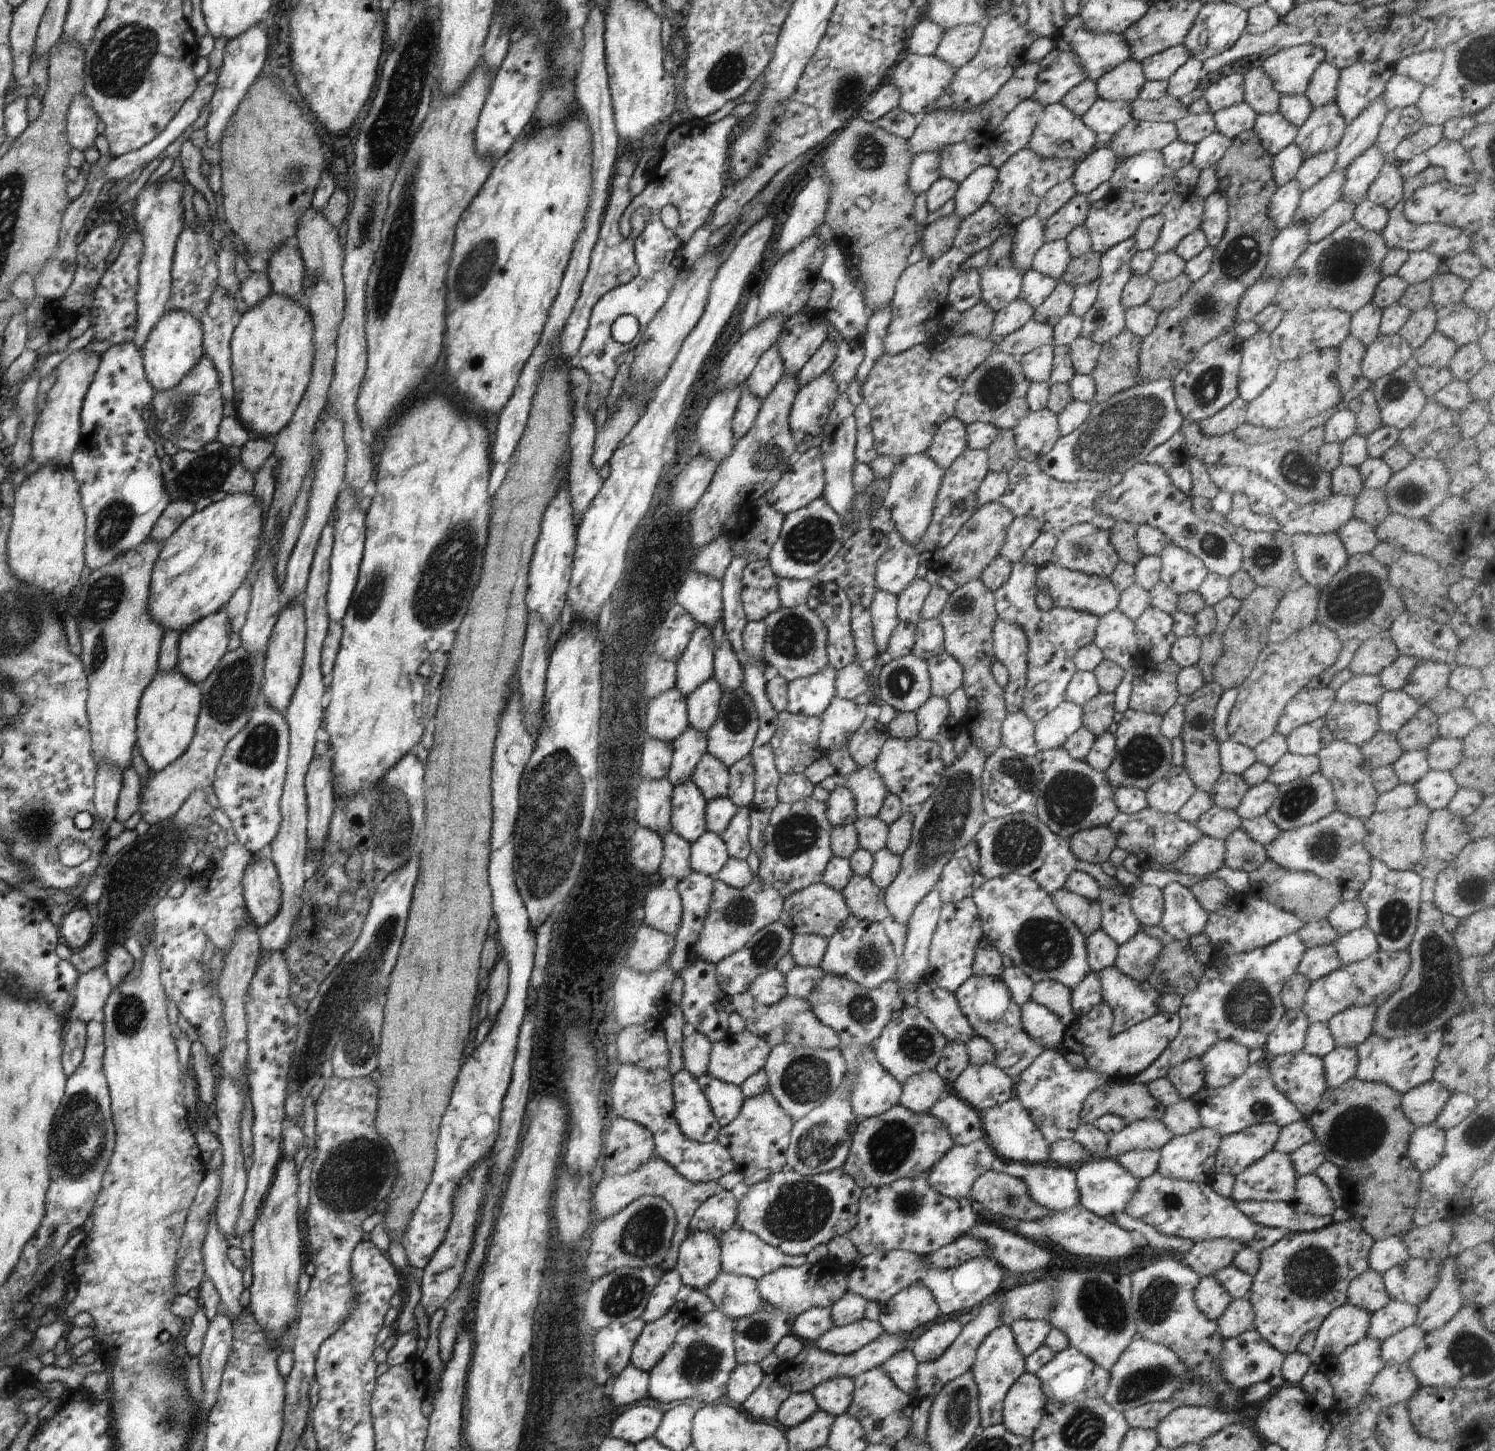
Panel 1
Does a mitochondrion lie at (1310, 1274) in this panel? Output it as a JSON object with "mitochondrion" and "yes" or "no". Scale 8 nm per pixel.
{"mitochondrion":"yes"}

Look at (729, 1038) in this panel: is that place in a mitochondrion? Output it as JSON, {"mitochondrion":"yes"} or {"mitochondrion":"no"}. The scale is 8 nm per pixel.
{"mitochondrion":"no"}

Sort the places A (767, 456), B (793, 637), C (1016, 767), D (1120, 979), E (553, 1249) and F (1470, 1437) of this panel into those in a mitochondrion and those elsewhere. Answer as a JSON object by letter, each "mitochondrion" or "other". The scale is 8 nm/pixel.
{"A":"mitochondrion","B":"mitochondrion","C":"mitochondrion","D":"other","E":"other","F":"other"}

